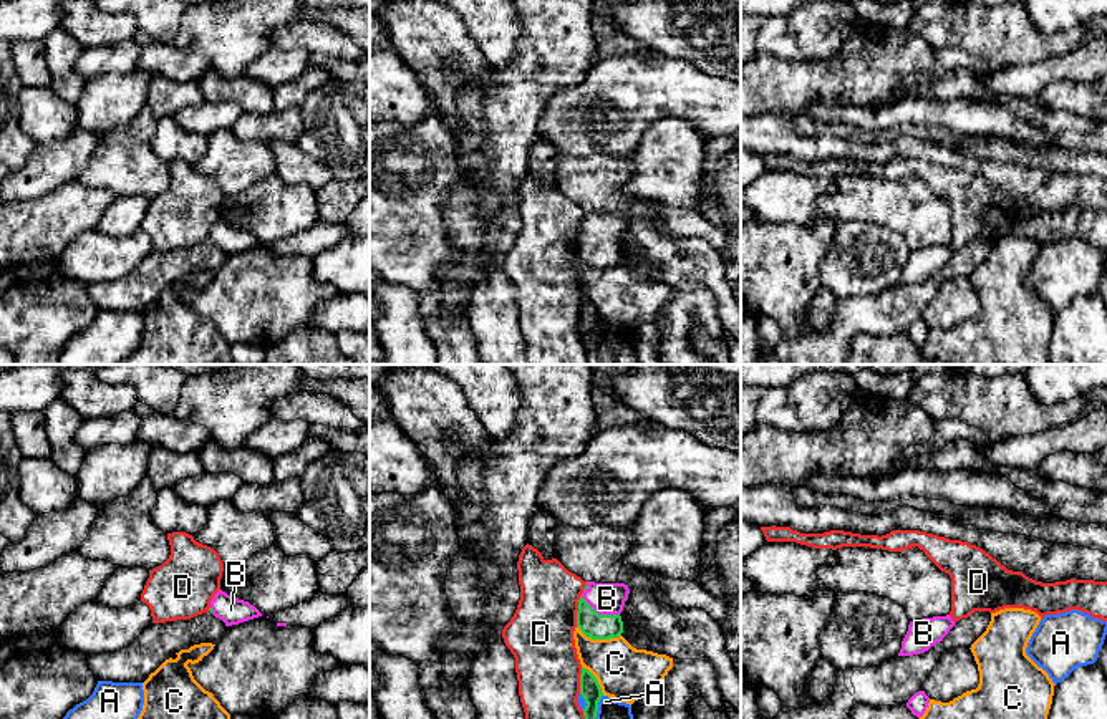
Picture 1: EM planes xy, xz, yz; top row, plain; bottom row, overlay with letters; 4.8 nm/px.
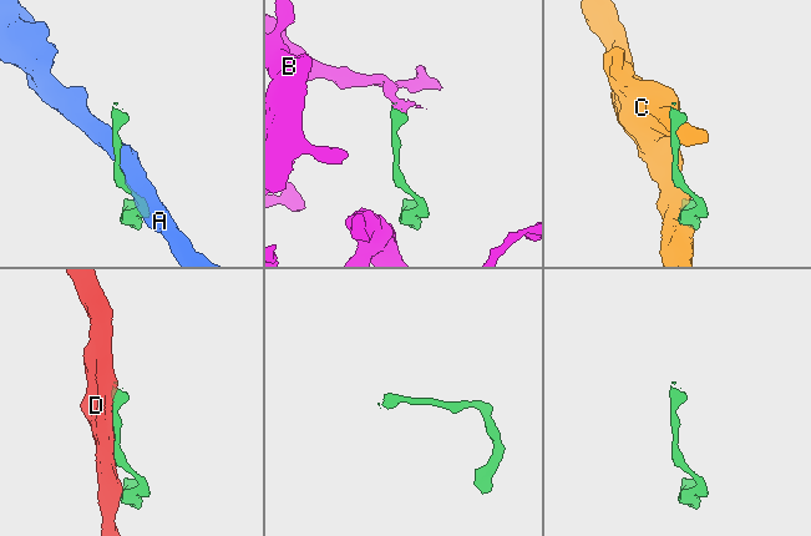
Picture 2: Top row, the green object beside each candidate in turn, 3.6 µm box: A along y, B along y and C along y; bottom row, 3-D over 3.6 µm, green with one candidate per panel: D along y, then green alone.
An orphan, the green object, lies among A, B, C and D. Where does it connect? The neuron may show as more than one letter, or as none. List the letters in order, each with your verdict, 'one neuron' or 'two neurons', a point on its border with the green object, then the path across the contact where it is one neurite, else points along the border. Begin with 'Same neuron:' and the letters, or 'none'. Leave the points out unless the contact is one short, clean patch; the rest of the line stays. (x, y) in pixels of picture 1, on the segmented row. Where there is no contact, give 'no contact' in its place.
Same neuron: B
A: two neurons | xz (597, 706)
B: one neuron | xz (600, 615) | across xz (597, 627), (600, 615), (600, 605), (607, 598)
C: two neurons | xz (599, 638)
D: two neurons | xz (579, 610)

